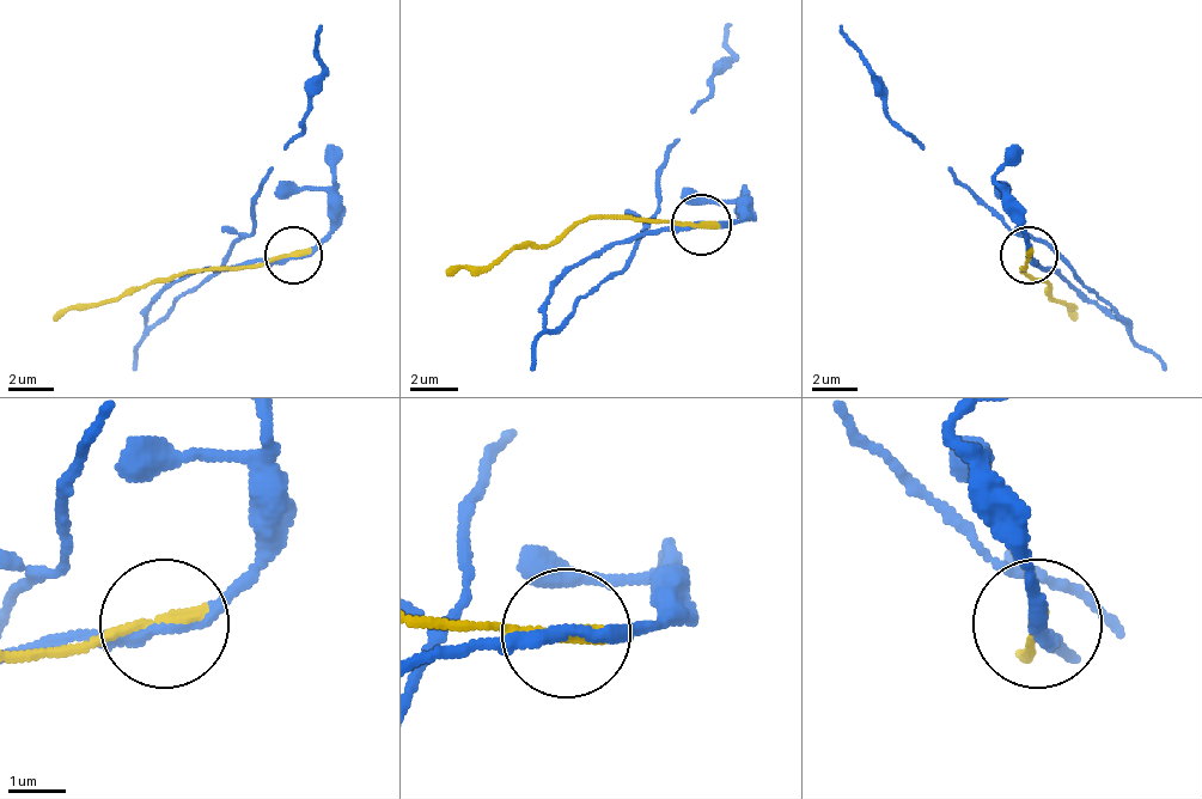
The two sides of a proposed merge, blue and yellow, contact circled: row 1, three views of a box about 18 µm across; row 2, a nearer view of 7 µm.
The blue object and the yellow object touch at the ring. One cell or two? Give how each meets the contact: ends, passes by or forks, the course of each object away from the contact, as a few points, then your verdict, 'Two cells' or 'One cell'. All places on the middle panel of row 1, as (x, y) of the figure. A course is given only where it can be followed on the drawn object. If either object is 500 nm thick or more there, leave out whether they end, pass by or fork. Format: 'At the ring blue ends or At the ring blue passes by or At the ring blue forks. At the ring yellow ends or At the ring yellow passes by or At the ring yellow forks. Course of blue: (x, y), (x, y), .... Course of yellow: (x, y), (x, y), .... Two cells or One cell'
At the ring blue passes by. At the ring yellow ends. Course of blue: (702, 226), (593, 250), (551, 292), (551, 328), (623, 268), (660, 207), (660, 165), (732, 56), (732, 26). Course of yellow: (702, 226), (581, 219), (551, 244), (522, 244), (449, 274). Two cells

